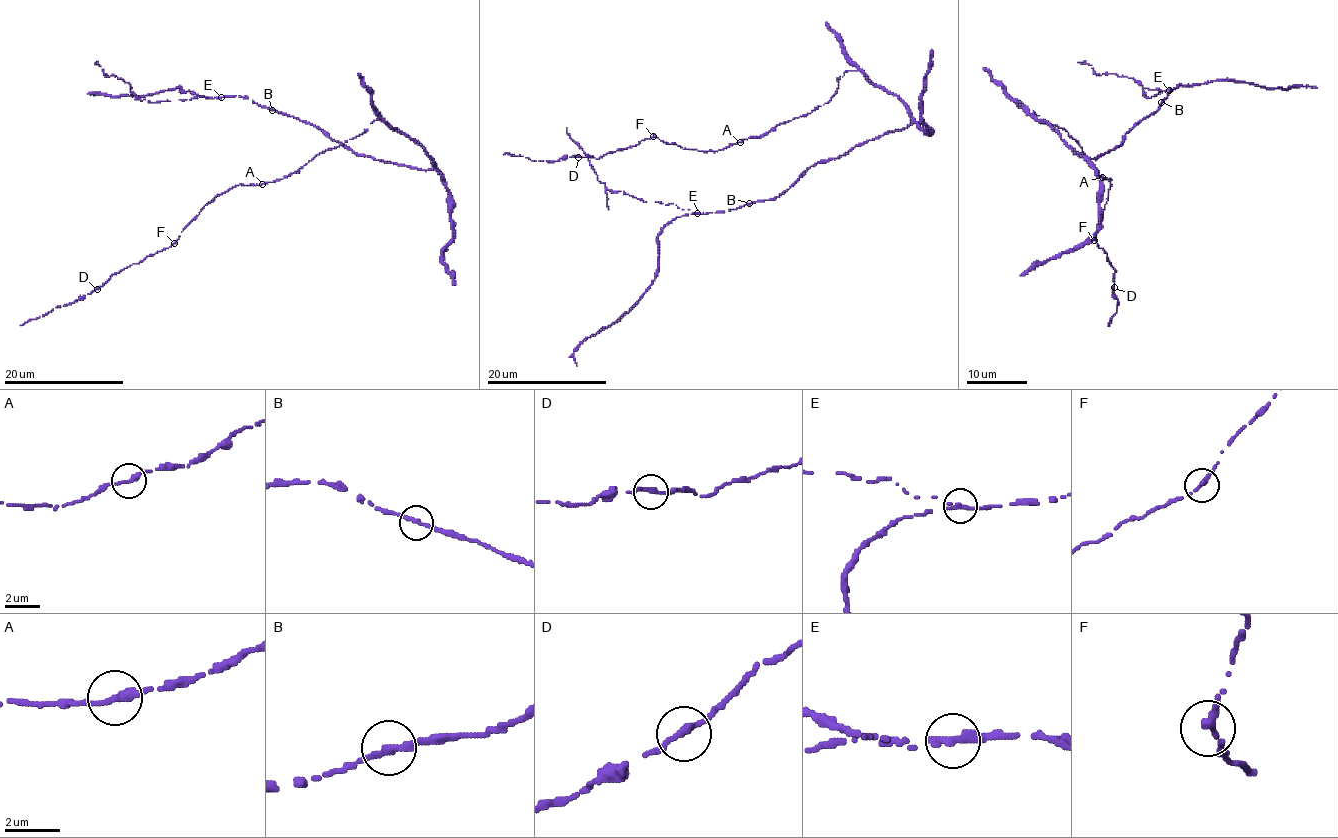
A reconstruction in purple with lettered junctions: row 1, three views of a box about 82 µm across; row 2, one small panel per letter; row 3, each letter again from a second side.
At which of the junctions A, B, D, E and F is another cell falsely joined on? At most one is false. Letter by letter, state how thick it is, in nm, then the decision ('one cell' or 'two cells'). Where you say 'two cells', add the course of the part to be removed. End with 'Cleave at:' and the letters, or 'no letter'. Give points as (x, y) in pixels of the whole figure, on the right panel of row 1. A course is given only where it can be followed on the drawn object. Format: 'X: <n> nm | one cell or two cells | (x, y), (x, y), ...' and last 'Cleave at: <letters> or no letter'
A: 280 nm | one cell
B: 260 nm | one cell
D: 260 nm | one cell
E: 260 nm | two cells | (1168, 90), (1158, 91), (1160, 94), (1146, 98), (1142, 87), (1131, 78), (1098, 75), (1091, 65), (1078, 62)
F: 240 nm | one cell
Cleave at: E

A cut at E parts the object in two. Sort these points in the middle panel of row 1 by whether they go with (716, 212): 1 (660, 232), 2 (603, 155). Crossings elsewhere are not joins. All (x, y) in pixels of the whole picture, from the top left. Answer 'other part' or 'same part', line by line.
1: same part
2: same part

